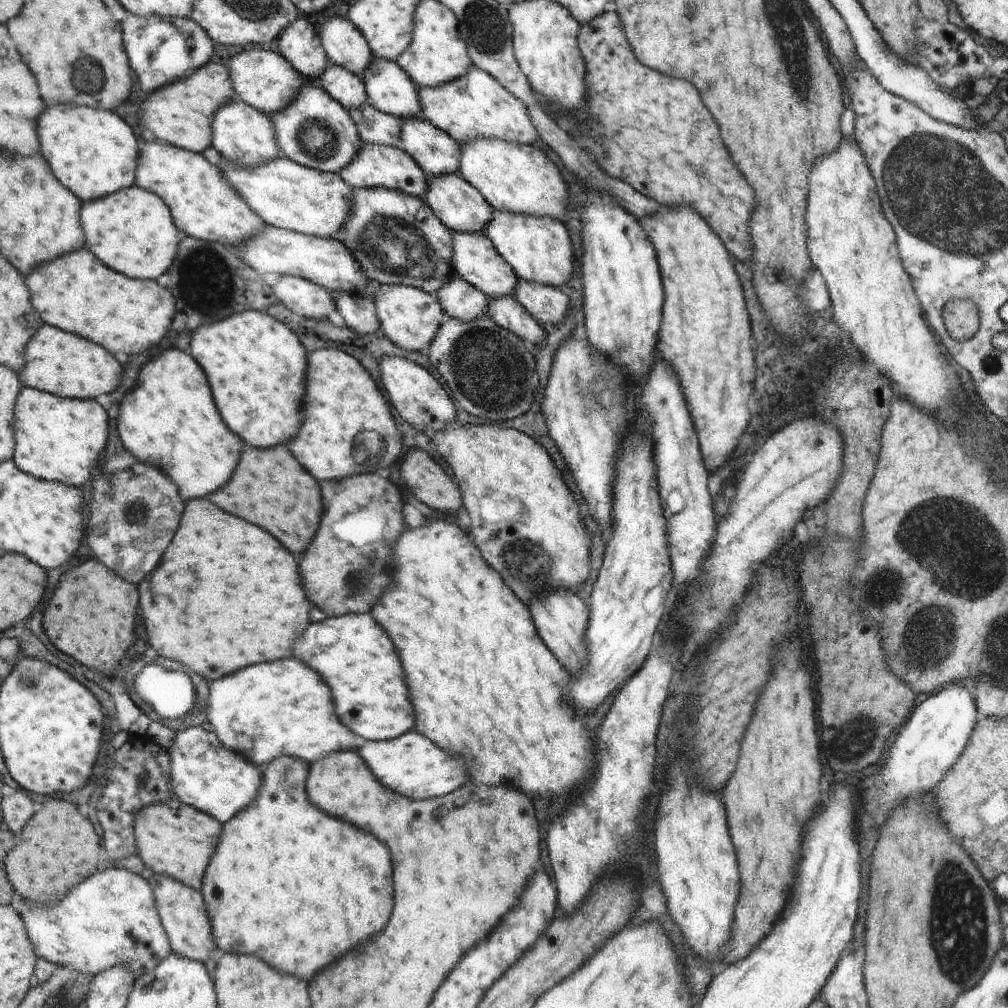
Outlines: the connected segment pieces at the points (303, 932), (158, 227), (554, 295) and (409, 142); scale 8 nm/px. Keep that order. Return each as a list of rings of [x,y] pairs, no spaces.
[[[280,756],[267,763],[265,767],[263,784],[255,802],[224,824],[216,856],[213,856],[206,870],[200,893],[205,900],[209,917],[212,920],[213,935],[219,952],[256,956],[268,966],[276,968],[284,974],[312,982],[318,972],[322,972],[326,966],[334,964],[336,960],[340,960],[348,952],[352,952],[356,946],[368,942],[372,936],[380,934],[382,928],[386,926],[390,912],[392,912],[392,906],[394,906],[390,852],[374,836],[368,836],[366,832],[360,832],[354,826],[340,822],[328,814],[320,814],[320,810],[316,810],[314,806],[308,804],[305,786],[311,767],[309,762],[302,760],[302,758],[296,758],[296,756]]]
[[[138,185],[123,188],[102,199],[82,202],[81,225],[87,240],[86,248],[103,261],[108,268],[113,268],[128,278],[156,280],[170,268],[170,264],[174,262],[176,250],[178,250],[178,234],[180,232],[178,232],[179,228],[175,224],[168,204],[155,192],[143,189]]]
[[[518,280],[516,300],[532,315],[538,324],[558,324],[567,317],[570,308],[569,293],[538,283]]]
[[[424,118],[402,119],[398,149],[407,152],[429,177],[458,174],[461,146]]]

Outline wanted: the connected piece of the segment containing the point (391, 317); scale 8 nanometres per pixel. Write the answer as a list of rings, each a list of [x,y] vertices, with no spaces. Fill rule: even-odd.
[[[380,285],[374,296],[375,313],[379,320],[380,330],[404,350],[425,353],[439,330],[449,316],[442,310],[435,294],[427,293],[419,288],[404,285]]]

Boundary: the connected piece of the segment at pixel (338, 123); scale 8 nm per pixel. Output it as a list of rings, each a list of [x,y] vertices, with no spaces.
[[[302,86],[291,103],[271,119],[282,154],[296,164],[322,172],[339,173],[364,144],[349,112],[322,88]]]

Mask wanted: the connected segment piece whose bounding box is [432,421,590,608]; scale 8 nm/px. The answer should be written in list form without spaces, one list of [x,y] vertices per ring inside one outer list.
[[[456,421],[450,428],[436,433],[432,442],[454,471],[463,507],[470,517],[469,536],[481,557],[527,608],[541,595],[560,590],[577,593],[577,586],[590,574],[590,538],[580,520],[578,504],[546,449],[526,433],[485,421],[482,425],[463,425]]]

